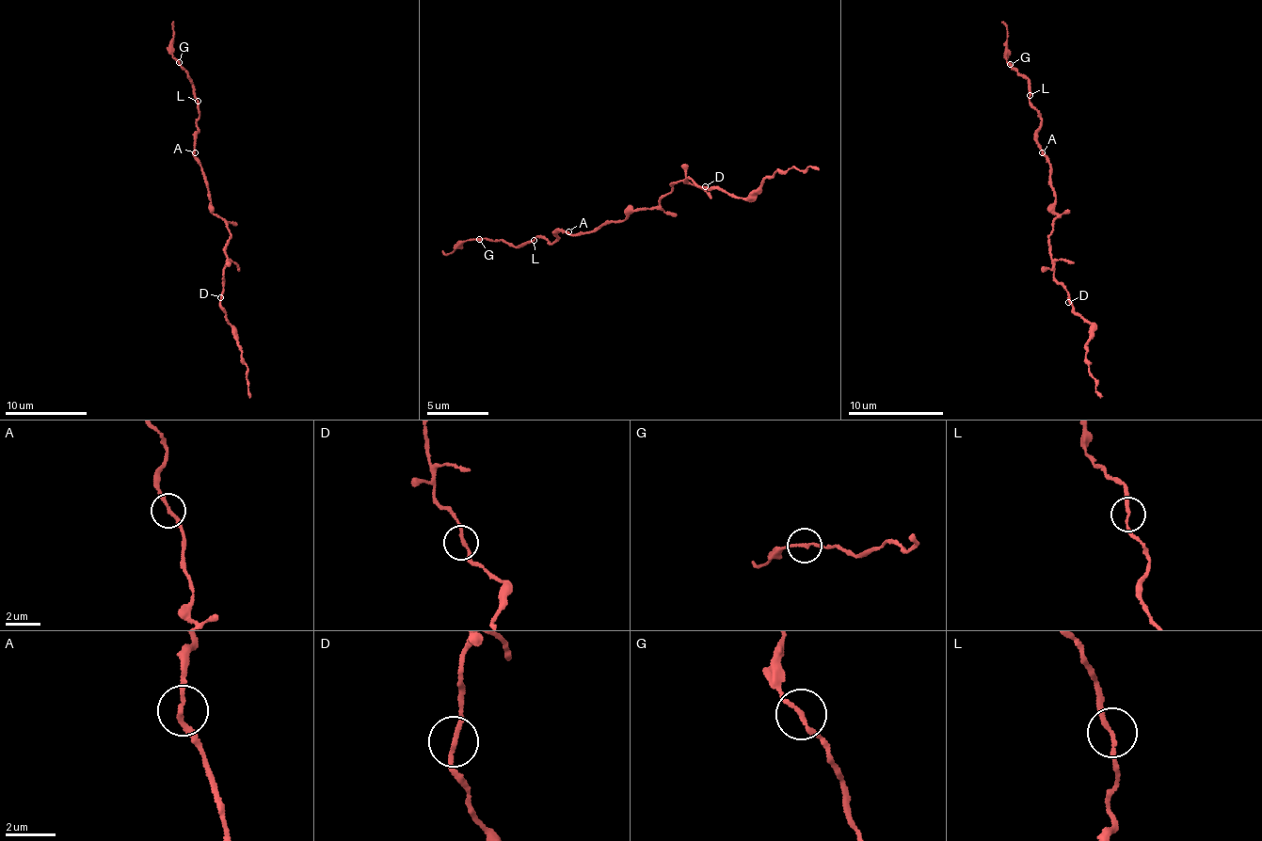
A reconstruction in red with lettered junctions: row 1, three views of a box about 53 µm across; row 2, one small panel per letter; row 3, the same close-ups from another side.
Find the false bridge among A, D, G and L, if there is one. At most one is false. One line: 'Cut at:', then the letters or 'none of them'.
Cut at: G

